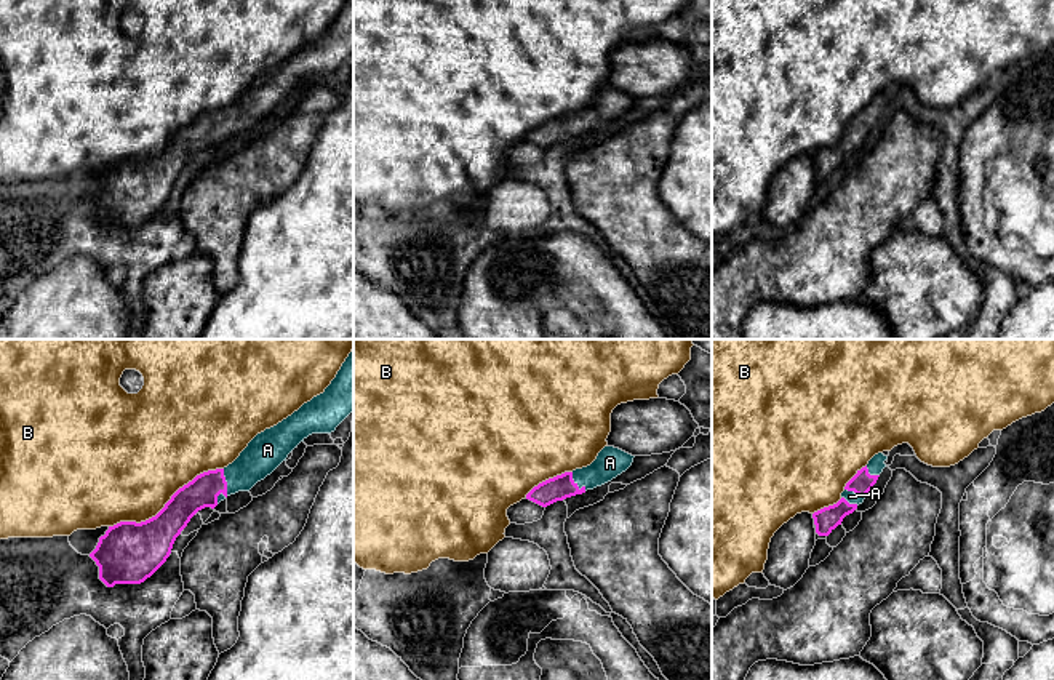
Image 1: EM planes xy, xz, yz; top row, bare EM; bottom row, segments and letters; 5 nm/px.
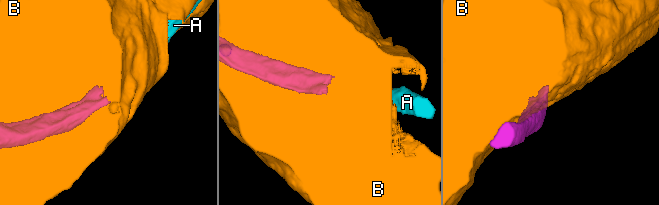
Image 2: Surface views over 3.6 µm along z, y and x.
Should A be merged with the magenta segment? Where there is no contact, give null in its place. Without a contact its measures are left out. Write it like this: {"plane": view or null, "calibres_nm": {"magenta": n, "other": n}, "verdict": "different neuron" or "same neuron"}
{"plane": "xy", "calibres_nm": {"magenta": 160, "other": 190}, "verdict": "same neuron"}

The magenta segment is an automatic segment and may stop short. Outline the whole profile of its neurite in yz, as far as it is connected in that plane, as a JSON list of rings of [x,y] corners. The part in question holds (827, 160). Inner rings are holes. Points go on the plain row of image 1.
[[[883,94],[875,96],[865,109],[857,112],[857,115],[846,125],[841,141],[828,149],[824,149],[812,155],[816,174],[819,178],[828,178],[843,160],[852,155],[859,146],[864,144],[867,134],[876,125],[880,115],[886,109],[884,102],[888,98]]]

